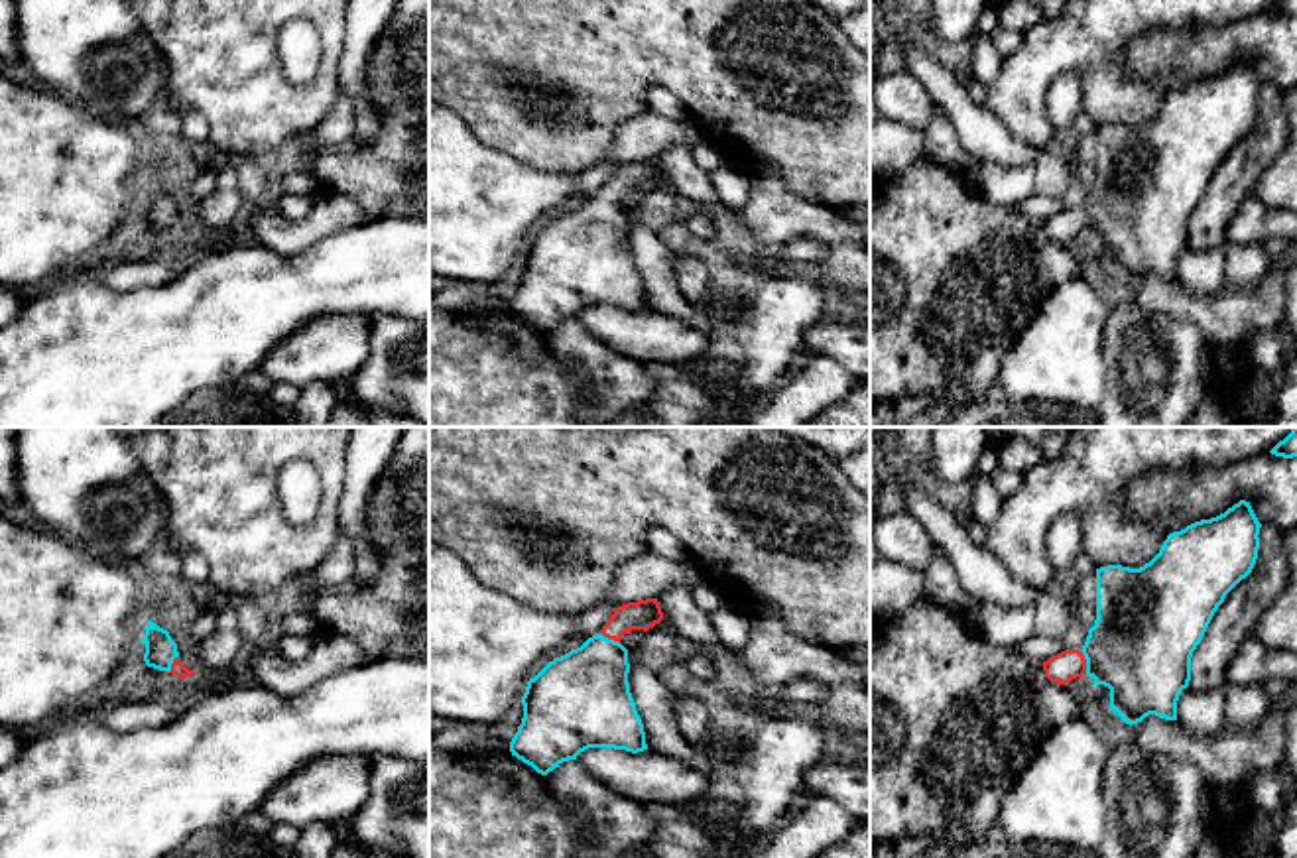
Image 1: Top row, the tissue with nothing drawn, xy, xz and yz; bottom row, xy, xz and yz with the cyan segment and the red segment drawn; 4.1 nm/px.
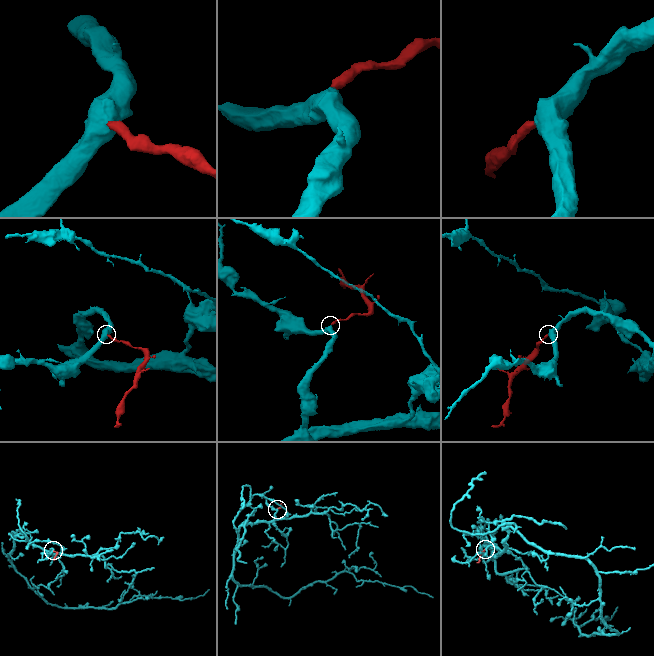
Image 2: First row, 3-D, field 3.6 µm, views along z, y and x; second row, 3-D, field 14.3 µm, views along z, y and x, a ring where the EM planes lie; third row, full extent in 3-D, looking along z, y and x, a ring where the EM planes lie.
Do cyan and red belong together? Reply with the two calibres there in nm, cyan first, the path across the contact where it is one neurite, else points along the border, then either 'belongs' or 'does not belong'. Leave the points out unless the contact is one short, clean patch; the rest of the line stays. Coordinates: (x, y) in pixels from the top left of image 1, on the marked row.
calibres 420 and 120 nm; way yz (1140, 646), (1087, 662), (1069, 664); belongs

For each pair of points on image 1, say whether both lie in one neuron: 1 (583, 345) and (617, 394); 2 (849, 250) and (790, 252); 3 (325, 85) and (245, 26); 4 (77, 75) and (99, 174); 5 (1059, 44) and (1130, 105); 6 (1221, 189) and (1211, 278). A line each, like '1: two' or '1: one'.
1: one
2: two
3: one
4: two
5: one
6: two

